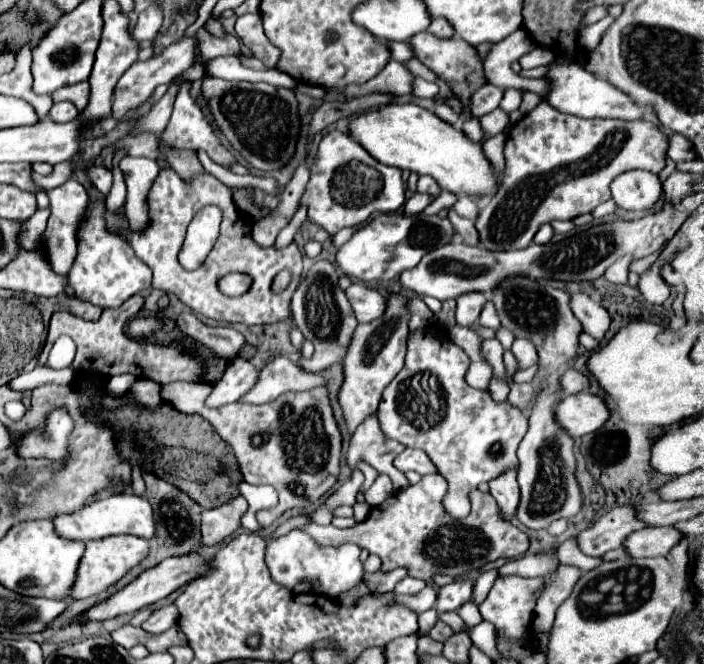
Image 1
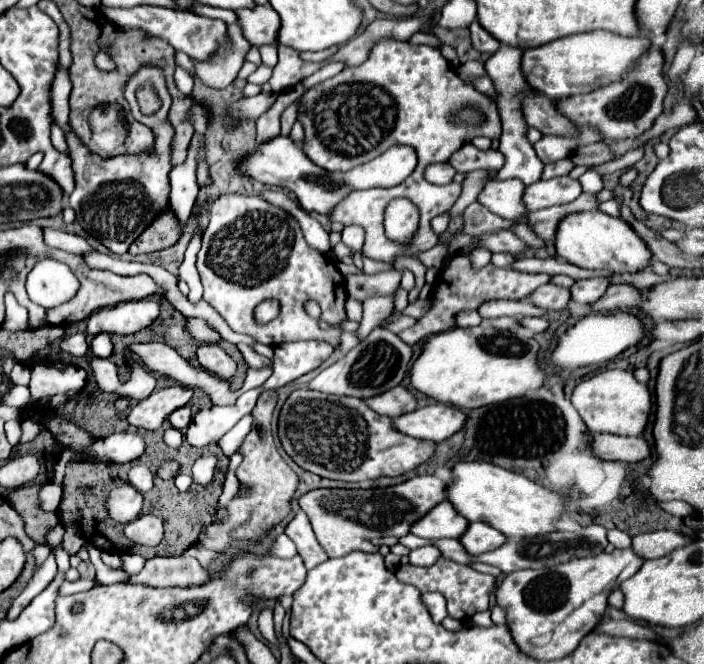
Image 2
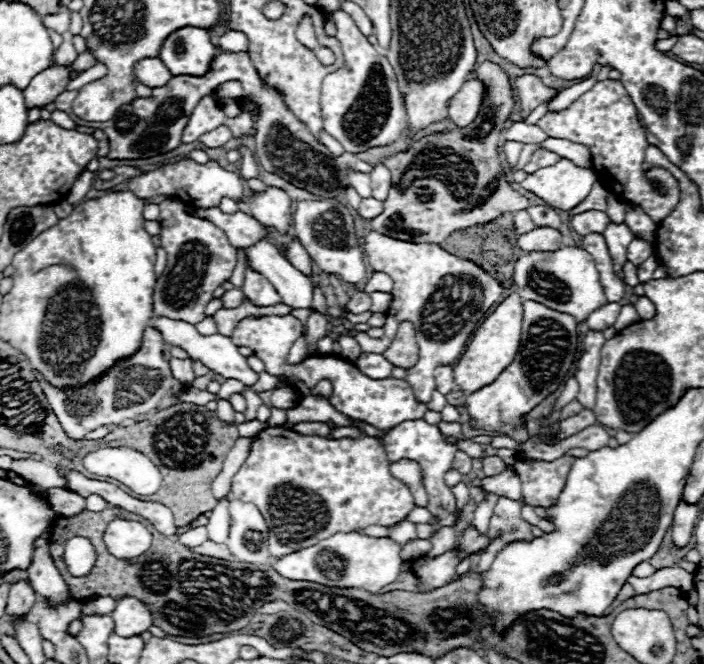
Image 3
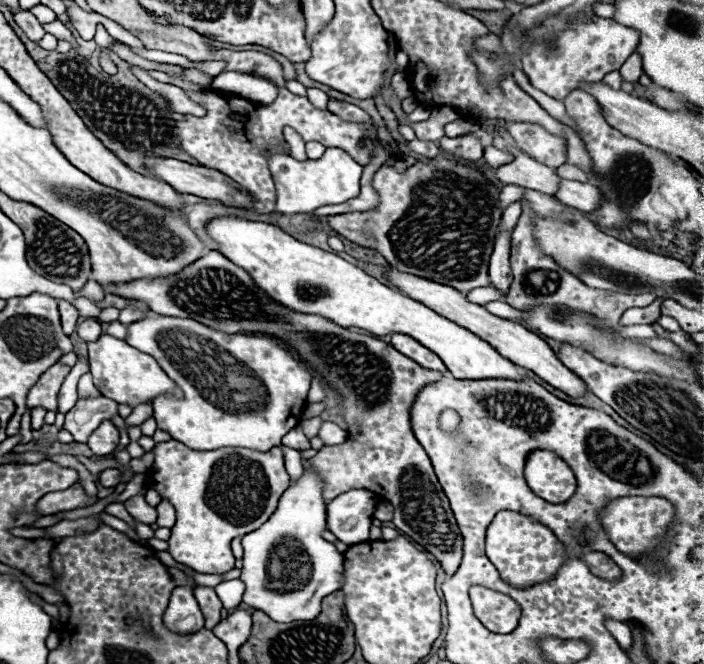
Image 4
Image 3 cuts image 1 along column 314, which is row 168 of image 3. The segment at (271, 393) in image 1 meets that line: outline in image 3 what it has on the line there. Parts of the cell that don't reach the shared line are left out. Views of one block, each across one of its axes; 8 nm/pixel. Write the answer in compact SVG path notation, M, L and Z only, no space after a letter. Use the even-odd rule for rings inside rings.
M378 164L372 168L370 172L370 182L372 182L372 196L376 200L386 200L388 198L388 190L392 186L390 182L390 170L384 164Z

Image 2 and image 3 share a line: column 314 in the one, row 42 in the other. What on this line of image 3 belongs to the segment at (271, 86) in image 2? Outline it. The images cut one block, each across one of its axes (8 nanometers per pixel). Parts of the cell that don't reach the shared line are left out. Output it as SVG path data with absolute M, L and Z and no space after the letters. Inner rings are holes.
M64 32L62 38L64 38L64 42L62 42L62 46L56 50L54 60L56 60L58 64L70 64L70 62L76 60L78 52L76 52L74 46L72 46L72 34L70 34L70 32Z

